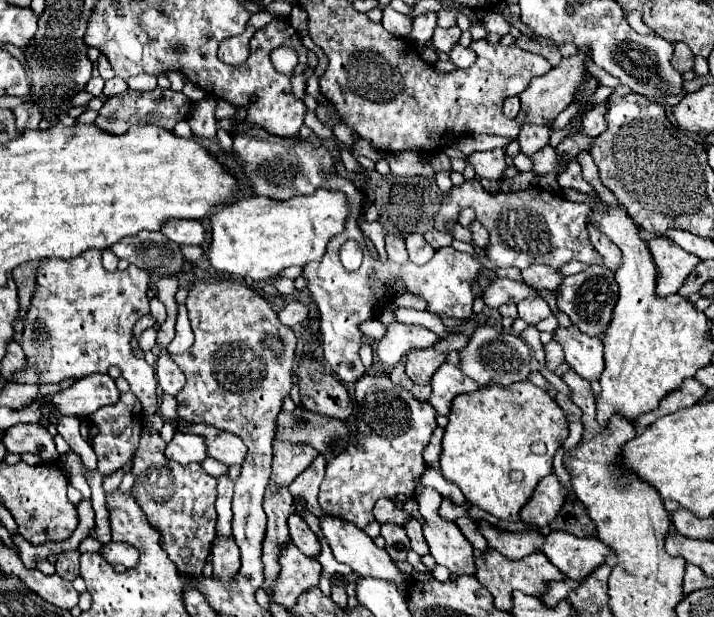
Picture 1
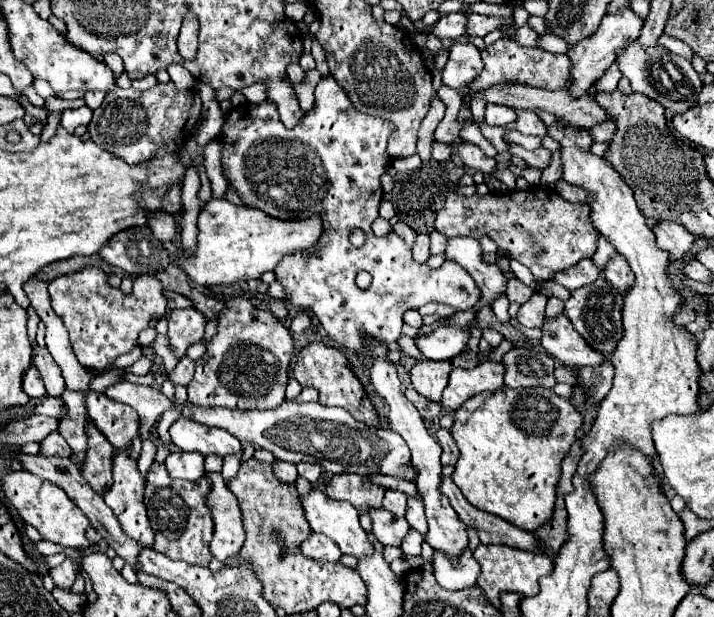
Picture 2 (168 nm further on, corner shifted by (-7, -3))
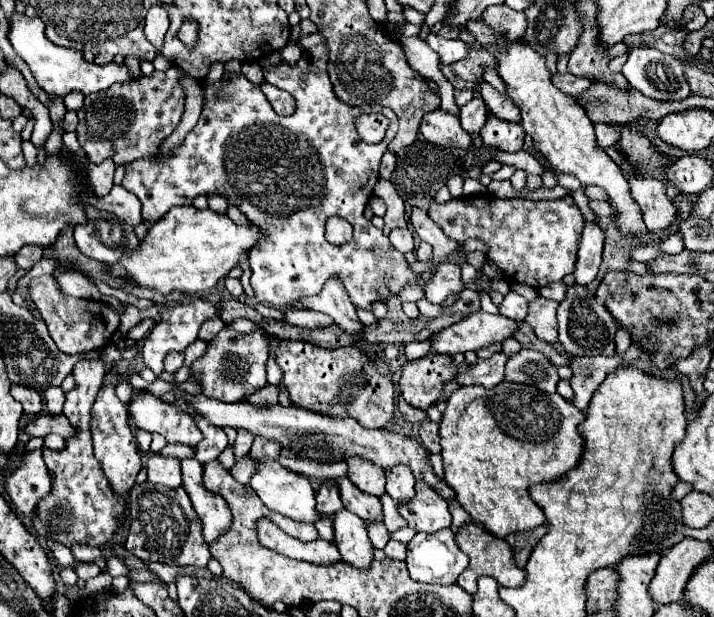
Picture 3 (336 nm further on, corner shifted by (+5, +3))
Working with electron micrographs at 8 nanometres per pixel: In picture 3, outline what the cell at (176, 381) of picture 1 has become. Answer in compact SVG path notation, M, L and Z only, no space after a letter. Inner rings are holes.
M170 353L166 359L164 359L164 369L168 373L176 373L184 363L184 353Z

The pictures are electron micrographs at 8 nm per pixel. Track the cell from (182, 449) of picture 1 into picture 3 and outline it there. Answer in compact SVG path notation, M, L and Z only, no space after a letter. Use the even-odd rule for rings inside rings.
M150 455L146 461L146 471L148 471L148 481L156 485L166 485L166 487L180 487L182 485L182 473L180 473L180 461L172 457L162 457L162 455Z

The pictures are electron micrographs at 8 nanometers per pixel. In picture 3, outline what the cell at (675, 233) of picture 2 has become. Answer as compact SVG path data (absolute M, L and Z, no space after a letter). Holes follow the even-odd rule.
M626 173L626 179L630 183L630 195L640 205L648 231L662 231L670 227L676 217L676 207L666 195L666 183L636 173Z

